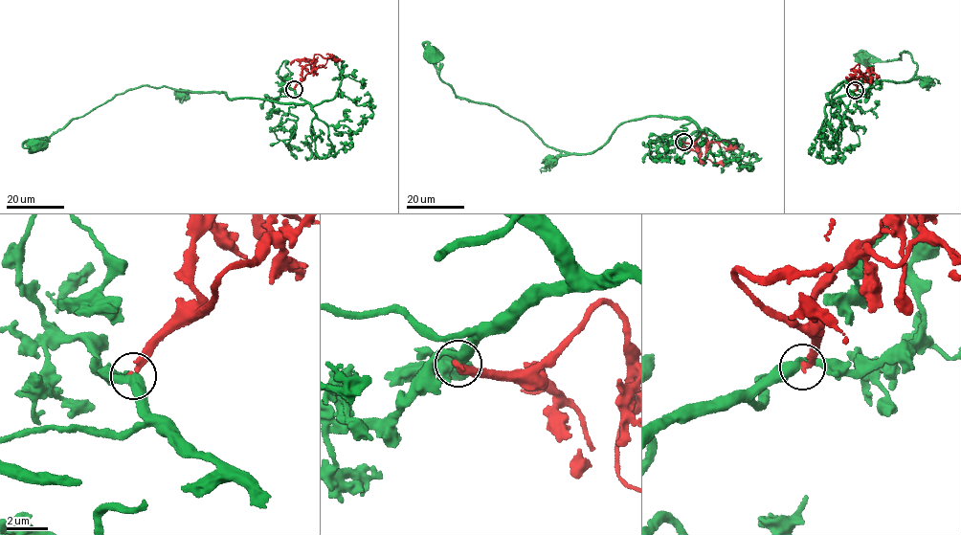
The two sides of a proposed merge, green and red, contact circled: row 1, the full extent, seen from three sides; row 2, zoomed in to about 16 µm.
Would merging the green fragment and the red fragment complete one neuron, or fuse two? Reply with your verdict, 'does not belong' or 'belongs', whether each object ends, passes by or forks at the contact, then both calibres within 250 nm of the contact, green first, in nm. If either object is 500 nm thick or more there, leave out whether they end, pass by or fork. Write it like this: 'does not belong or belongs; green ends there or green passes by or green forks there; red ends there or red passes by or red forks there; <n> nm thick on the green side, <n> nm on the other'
does not belong; green passes by; red ends there; 400 nm thick on the green side, 280 nm on the other

